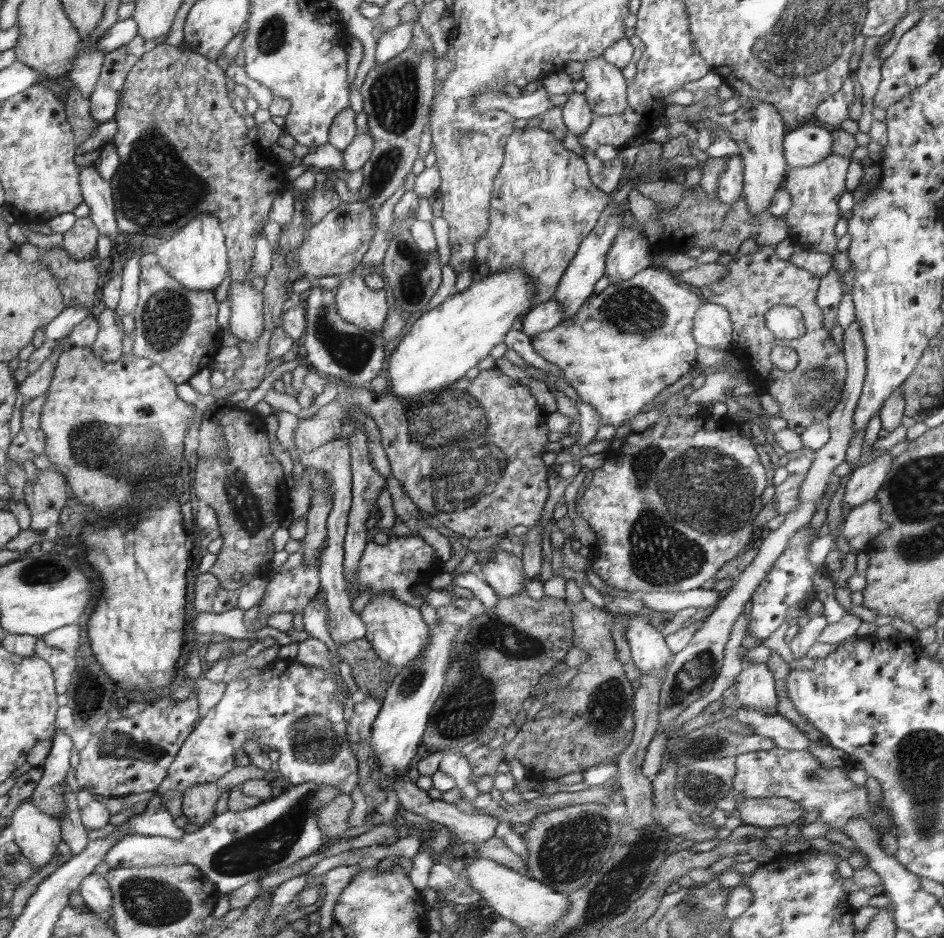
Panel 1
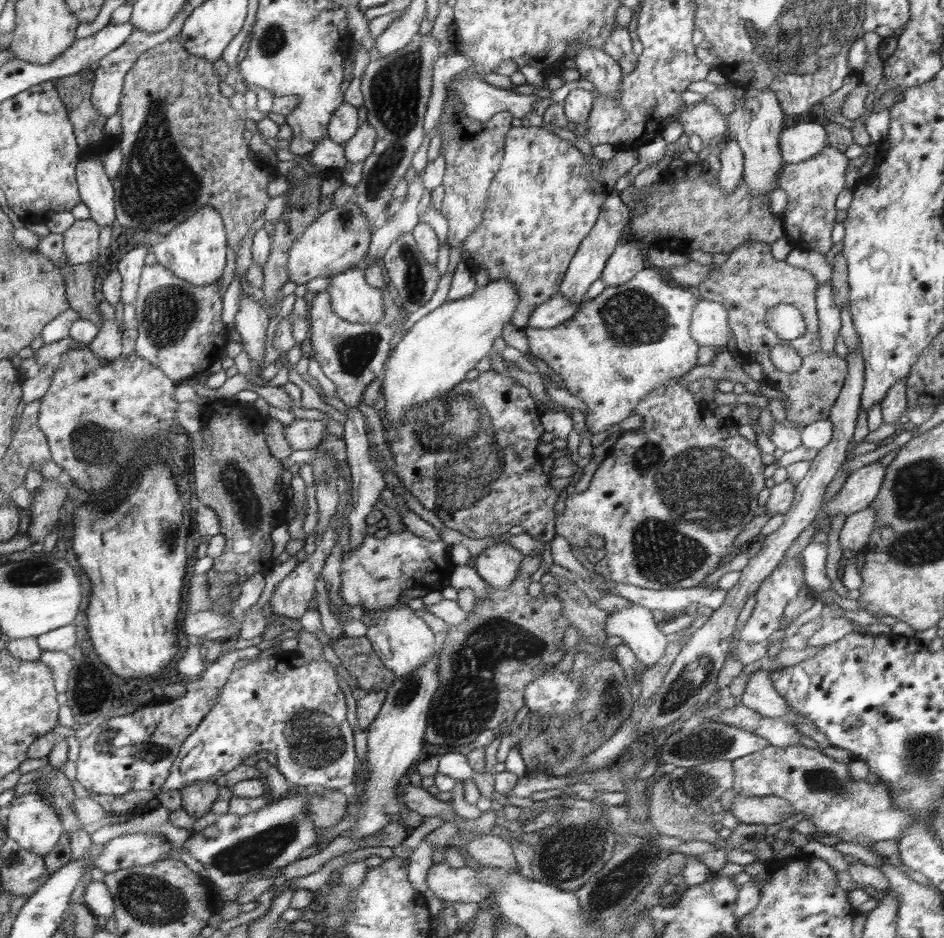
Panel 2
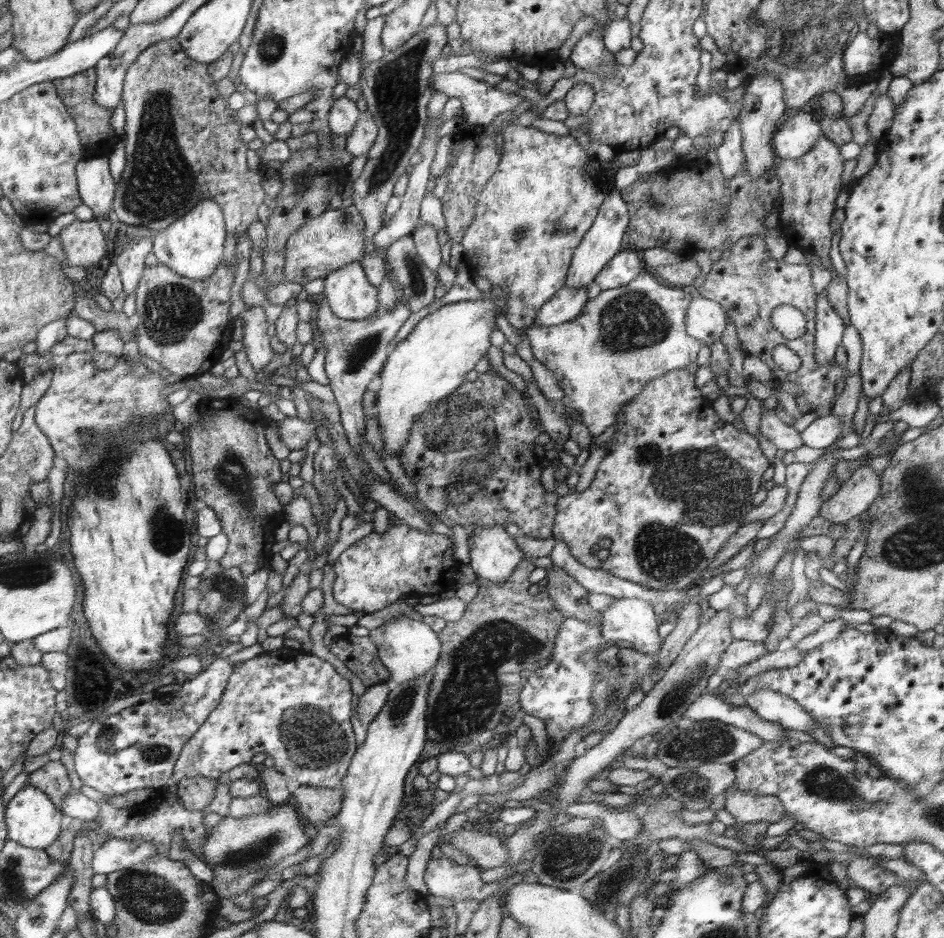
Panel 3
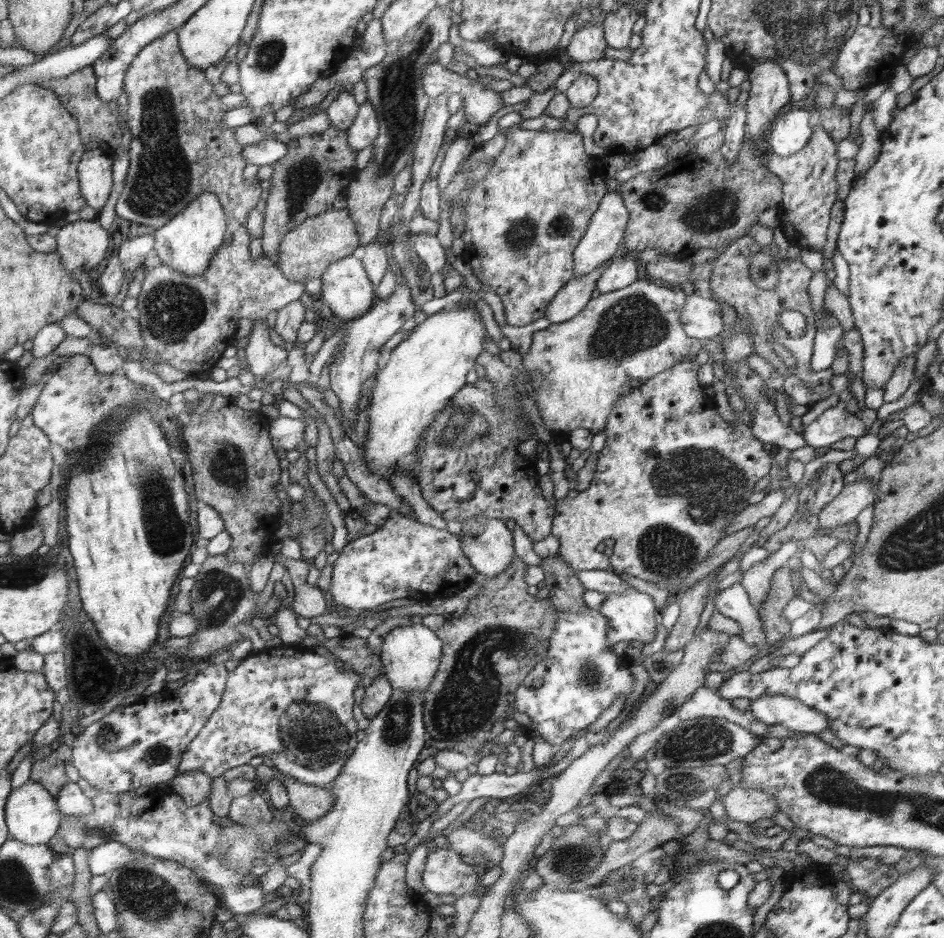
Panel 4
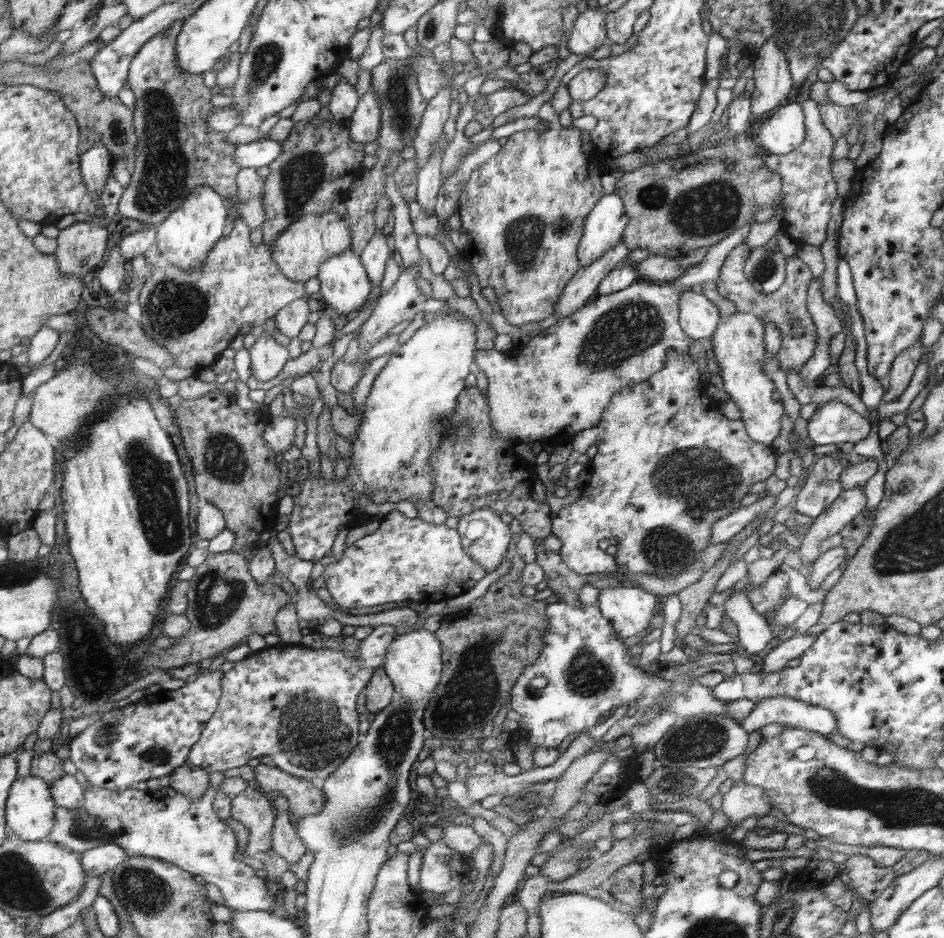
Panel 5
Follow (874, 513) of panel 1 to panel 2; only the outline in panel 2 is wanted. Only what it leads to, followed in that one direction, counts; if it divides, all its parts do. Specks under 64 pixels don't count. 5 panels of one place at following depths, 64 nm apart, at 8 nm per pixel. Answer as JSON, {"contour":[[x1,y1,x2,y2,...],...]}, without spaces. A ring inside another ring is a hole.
{"contour":[[866,507,846,517,839,535,840,545,845,553,859,552,867,546,877,525,876,517,876,511,872,507]]}

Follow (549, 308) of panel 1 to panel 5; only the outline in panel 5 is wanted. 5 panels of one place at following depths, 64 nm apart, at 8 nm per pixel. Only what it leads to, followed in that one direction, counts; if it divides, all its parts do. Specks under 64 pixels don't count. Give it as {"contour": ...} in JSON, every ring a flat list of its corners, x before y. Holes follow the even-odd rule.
{"contour":[[622,240,616,247,602,255,597,262,581,267,557,302,555,315,561,319,580,310,614,268,628,261,629,254,630,248,626,247,626,243]]}

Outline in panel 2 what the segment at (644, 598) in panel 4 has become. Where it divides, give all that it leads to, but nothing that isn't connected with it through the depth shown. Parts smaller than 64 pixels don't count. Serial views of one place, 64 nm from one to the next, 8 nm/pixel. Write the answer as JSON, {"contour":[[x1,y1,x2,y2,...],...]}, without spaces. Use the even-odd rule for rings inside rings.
{"contour":[[631,602,630,607,609,613,605,629,607,636,618,636,637,656,637,659,650,668,665,656,668,642,660,631,661,624,654,621,652,610]]}

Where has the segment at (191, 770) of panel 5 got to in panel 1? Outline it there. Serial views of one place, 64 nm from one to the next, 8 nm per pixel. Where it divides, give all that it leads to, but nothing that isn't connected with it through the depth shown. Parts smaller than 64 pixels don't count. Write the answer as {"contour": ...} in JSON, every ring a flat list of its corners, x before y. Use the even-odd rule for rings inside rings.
{"contour":[[216,782,194,785,182,791,182,813,188,823,204,825,208,819,212,819,216,815,214,807,221,793]]}

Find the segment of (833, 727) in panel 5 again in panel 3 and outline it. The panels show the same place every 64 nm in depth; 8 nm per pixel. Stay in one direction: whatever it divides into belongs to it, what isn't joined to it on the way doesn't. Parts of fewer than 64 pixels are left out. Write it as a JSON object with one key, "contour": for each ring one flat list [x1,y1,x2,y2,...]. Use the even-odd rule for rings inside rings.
{"contour":[[770,688,756,690,745,698,747,708,766,722,776,722,790,731,808,732,811,728,818,728,816,719,798,702]]}

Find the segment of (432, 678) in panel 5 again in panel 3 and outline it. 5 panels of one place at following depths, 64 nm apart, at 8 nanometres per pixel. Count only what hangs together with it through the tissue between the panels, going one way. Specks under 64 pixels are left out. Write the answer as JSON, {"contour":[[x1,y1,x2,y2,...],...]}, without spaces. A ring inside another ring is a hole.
{"contour":[[399,615,386,621,381,627,369,630,370,640,376,645,382,664,389,670,389,682,392,685,405,684,417,680,424,674,432,673,441,656,438,634,423,621,413,620]]}

